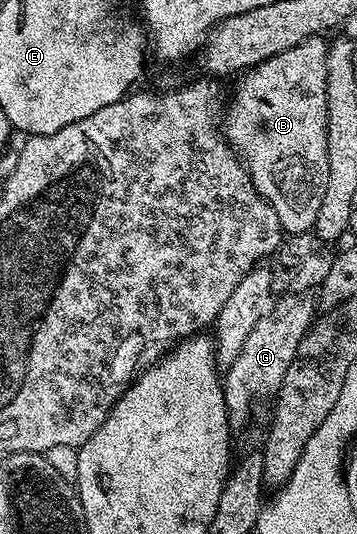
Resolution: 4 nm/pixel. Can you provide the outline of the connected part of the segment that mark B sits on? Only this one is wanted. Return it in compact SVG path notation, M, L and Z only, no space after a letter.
M313 36L298 46L284 51L275 57L268 58L254 68L248 69L237 78L238 86L234 94L229 94L228 108L224 113L224 136L231 149L242 158L242 164L250 171L250 178L256 191L266 201L270 202L272 211L280 219L283 230L287 234L309 233L316 223L316 214L320 211L320 202L324 200L324 187L328 184L328 131L326 130L326 84L328 83L328 67L326 66L326 51L328 45L321 36Z

